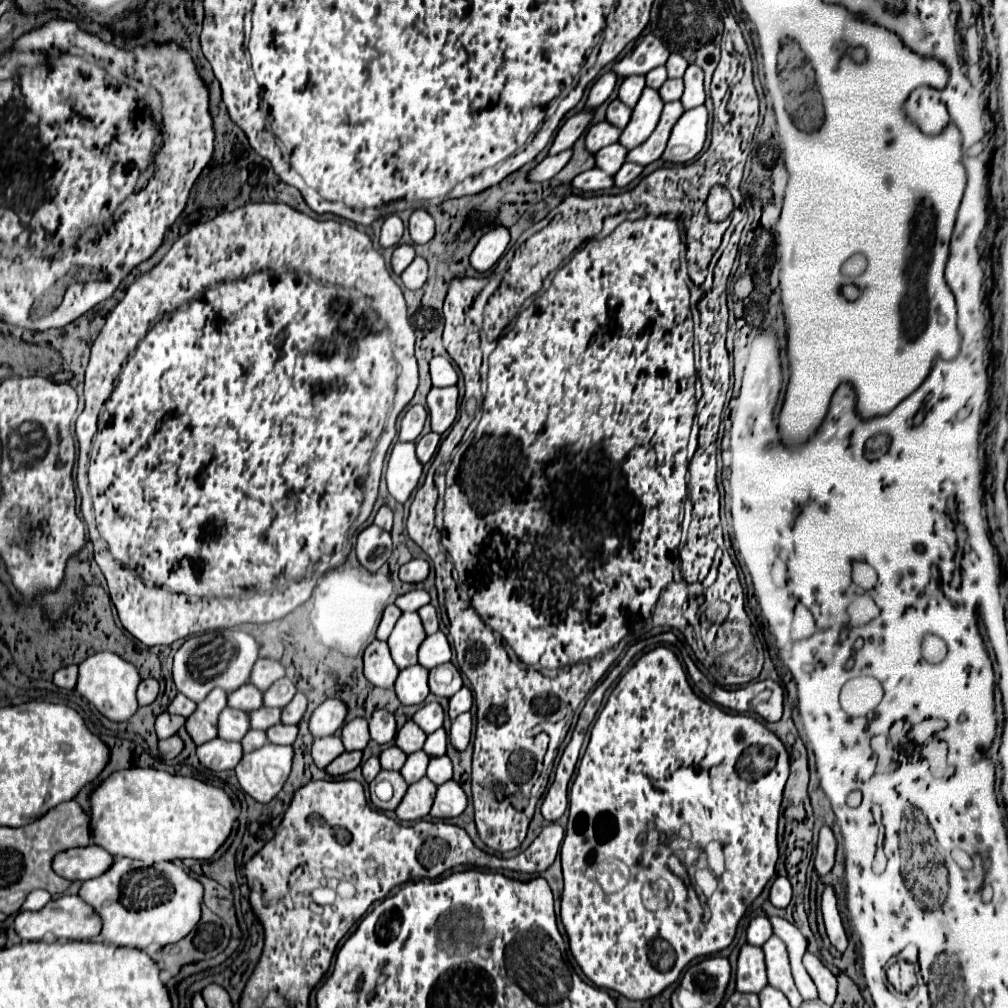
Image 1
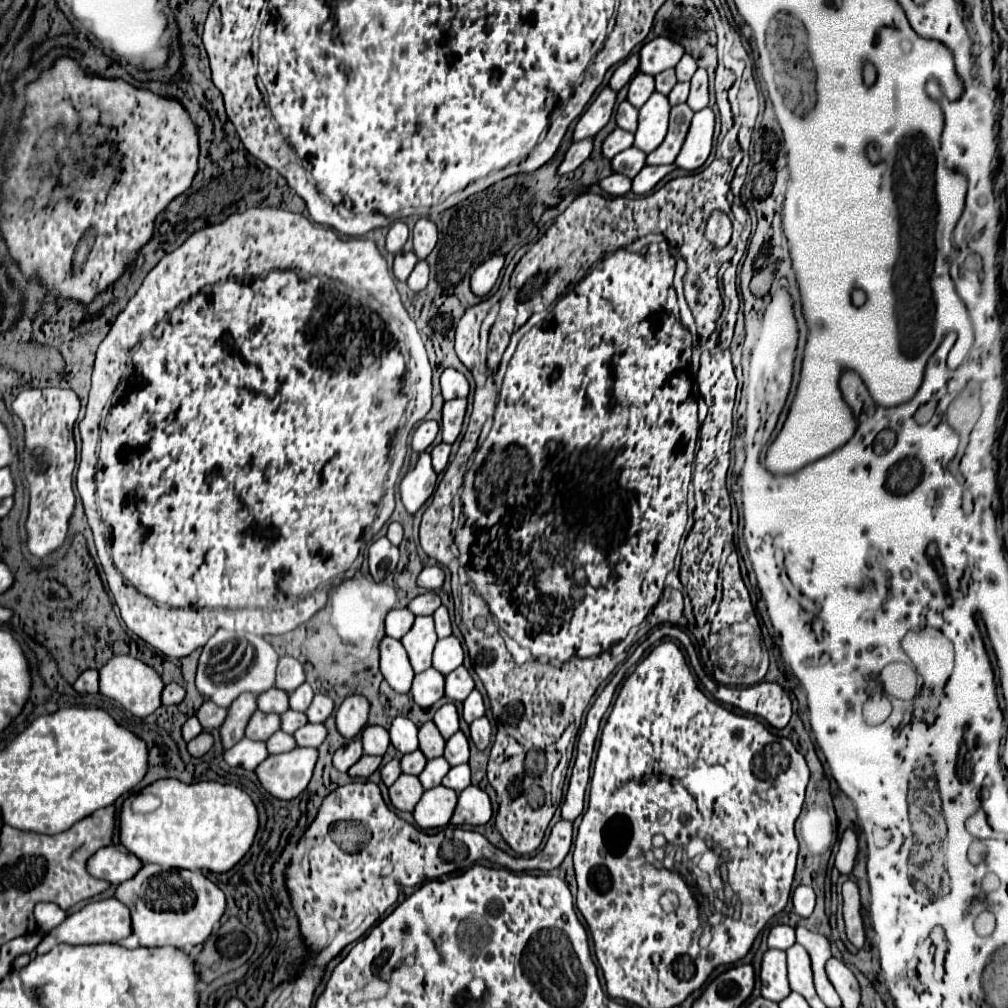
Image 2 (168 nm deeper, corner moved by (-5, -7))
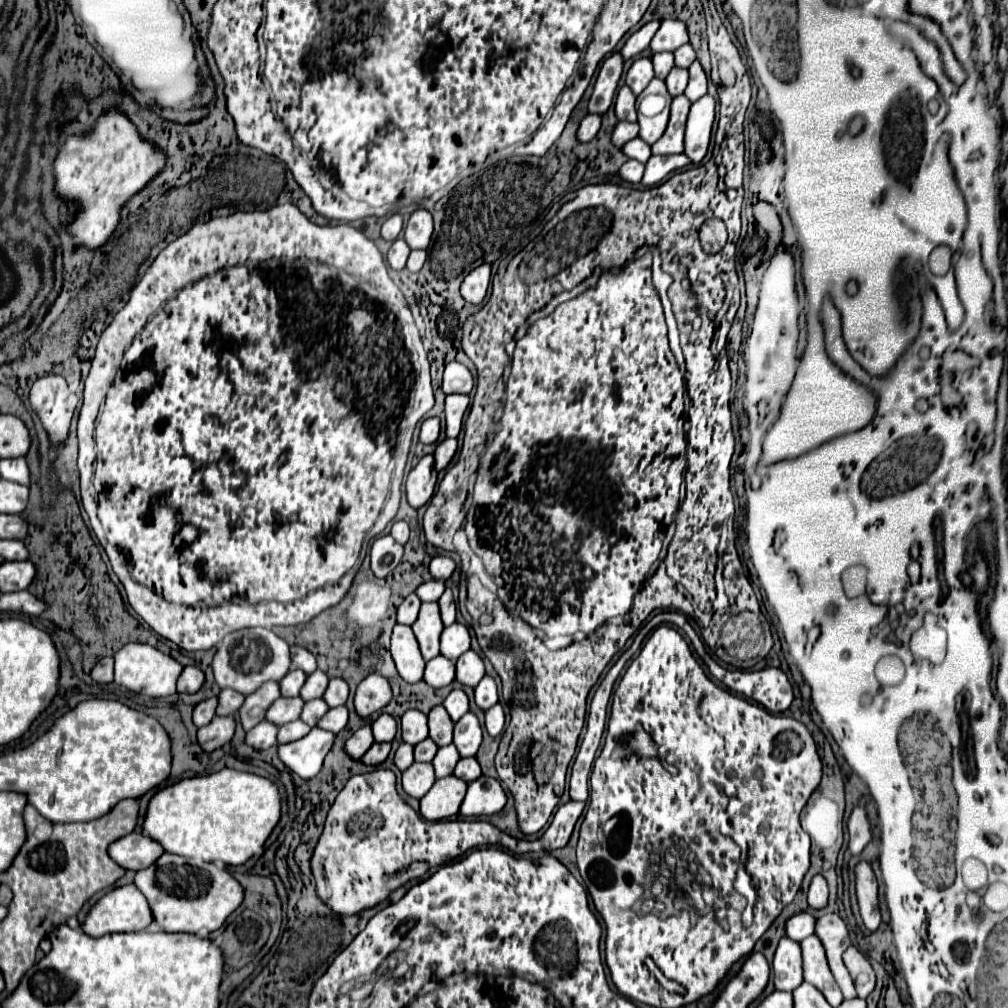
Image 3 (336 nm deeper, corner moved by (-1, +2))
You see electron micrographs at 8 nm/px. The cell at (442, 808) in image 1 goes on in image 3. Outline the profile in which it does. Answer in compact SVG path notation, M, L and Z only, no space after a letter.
M481 776L469 782L467 796L461 804L463 816L491 816L503 810L507 804L507 792L501 782L489 776Z

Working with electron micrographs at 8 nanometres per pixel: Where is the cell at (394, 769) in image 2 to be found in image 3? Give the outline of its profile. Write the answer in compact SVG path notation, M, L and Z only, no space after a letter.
M401 744L399 750L395 752L395 764L399 770L407 770L411 764L413 764L413 746L411 744Z

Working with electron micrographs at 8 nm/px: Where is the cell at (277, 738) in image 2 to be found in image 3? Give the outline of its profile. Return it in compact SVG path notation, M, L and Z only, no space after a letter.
M297 720L297 722L289 722L285 726L279 728L279 744L287 744L287 742L295 742L301 740L303 736L307 736L311 732L311 726Z

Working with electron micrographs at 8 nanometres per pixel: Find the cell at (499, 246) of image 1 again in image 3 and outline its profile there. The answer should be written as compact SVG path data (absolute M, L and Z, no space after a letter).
M479 266L477 270L469 272L461 284L461 296L469 304L481 304L487 288L489 288L489 278L491 278L491 266Z

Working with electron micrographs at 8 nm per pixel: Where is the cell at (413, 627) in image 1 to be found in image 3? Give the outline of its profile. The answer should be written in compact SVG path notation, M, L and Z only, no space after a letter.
M425 602L421 606L419 618L413 624L413 632L421 646L421 654L425 660L439 656L439 638L443 632L443 620L437 602Z

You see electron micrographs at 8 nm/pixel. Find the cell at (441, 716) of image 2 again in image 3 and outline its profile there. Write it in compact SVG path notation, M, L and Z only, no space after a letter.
M453 690L453 692L445 698L443 706L447 708L447 712L449 712L449 716L453 718L453 722L457 722L465 712L469 712L469 696L467 696L463 690Z

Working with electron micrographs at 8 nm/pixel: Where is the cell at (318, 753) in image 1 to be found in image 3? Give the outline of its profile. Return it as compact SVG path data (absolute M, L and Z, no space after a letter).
M365 724L363 728L359 728L349 740L347 740L347 754L355 760L359 760L371 746L373 746L373 730L371 730L371 724Z

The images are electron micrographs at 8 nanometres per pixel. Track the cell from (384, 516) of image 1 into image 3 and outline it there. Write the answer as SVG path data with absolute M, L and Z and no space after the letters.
M393 522L391 536L393 536L399 544L407 544L407 540L409 540L409 524L407 524L407 522Z

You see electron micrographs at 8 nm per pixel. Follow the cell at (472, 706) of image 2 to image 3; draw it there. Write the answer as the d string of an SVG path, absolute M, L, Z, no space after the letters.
M485 676L477 688L475 688L475 702L479 708L489 710L499 702L499 692L497 692L497 682L491 676Z

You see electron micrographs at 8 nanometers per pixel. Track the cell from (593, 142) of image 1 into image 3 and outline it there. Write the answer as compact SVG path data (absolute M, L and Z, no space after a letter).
M619 122L613 130L613 144L621 148L625 142L633 140L639 136L639 124L629 124L629 122Z

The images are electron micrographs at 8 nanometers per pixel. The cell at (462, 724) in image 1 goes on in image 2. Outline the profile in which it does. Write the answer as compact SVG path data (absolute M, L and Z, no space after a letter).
M487 717L475 719L475 721L469 725L469 729L471 729L471 741L473 741L473 745L475 745L479 751L487 749L489 743L491 743L491 725L489 725Z

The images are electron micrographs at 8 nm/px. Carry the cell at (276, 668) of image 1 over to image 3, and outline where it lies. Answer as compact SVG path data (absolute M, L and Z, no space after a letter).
M291 646L291 654L293 654L293 668L301 668L307 674L317 670L317 658L303 646Z

